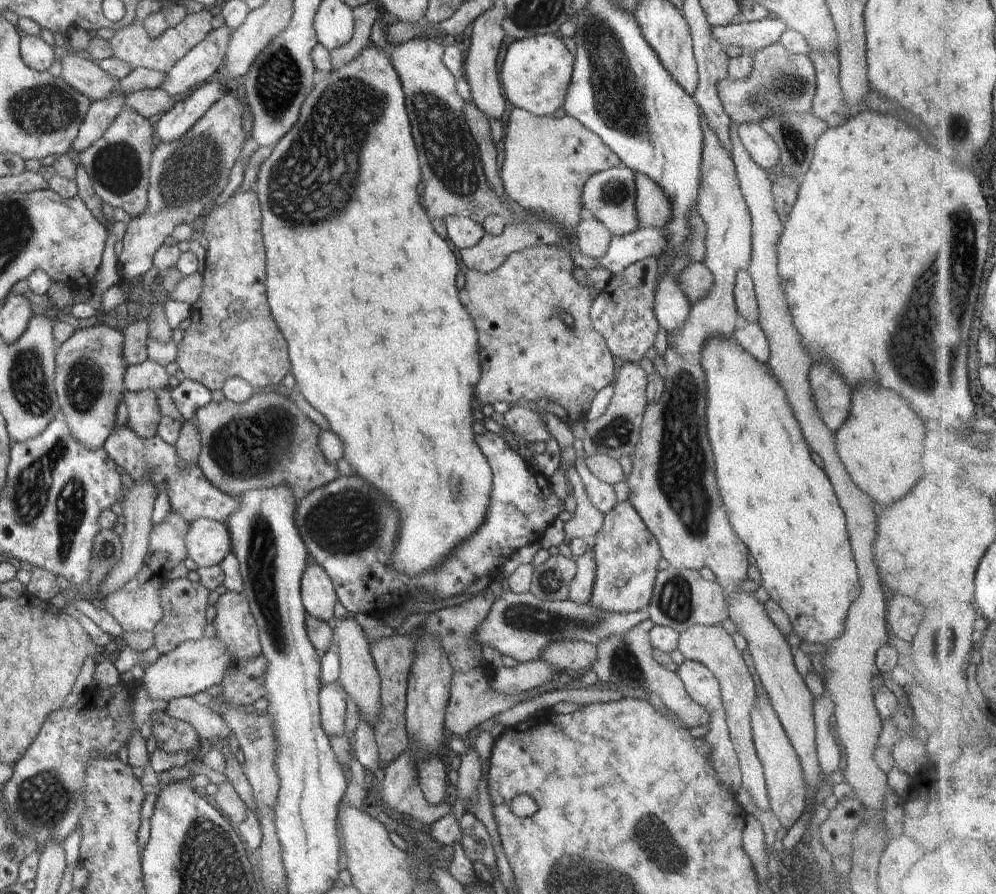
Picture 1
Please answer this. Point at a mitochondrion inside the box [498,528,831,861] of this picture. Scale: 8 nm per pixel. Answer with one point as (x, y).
(675, 600)

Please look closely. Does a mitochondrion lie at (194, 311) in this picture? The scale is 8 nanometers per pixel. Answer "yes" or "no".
no

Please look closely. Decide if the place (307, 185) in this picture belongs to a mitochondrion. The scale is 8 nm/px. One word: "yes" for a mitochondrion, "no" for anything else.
yes

